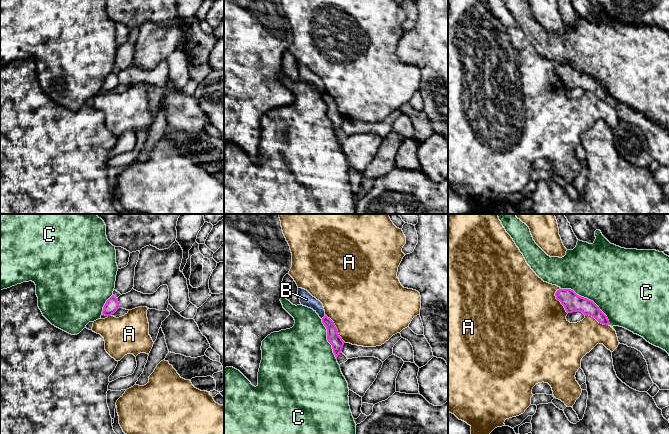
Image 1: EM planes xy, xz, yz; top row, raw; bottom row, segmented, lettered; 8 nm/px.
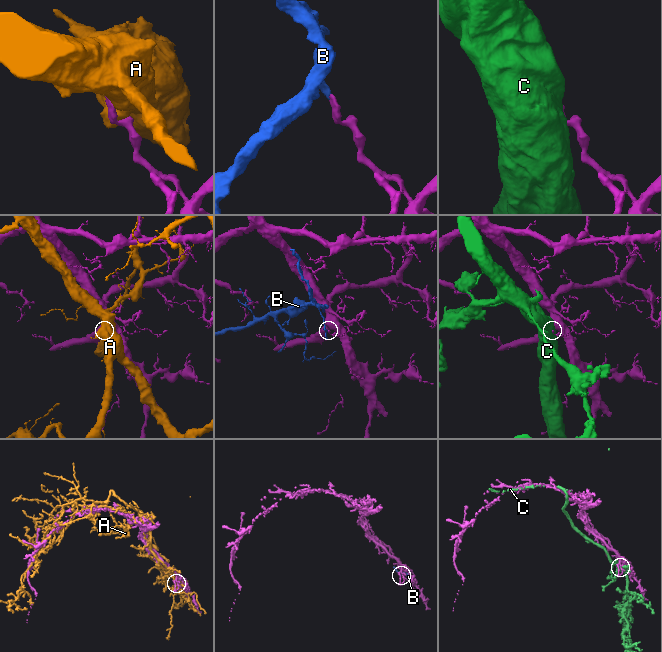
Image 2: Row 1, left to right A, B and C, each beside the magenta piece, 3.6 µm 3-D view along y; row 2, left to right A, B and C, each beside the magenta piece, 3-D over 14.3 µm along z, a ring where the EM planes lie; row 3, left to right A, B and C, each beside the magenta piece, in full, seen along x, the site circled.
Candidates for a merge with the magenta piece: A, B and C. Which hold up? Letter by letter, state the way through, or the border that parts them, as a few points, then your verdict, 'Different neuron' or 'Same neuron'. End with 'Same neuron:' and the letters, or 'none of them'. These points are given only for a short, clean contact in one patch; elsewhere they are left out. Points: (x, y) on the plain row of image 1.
A: Different neuron
B: Boundary: xz (325, 91), (321, 94). Different neuron
C: Different neuron
Same neuron: none of them

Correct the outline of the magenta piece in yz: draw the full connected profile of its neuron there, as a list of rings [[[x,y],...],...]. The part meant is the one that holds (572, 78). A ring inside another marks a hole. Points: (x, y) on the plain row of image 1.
[[[559,65],[555,69],[567,89],[582,88],[585,92],[594,93],[599,99],[609,101],[607,92],[591,76],[577,71],[571,65]]]

